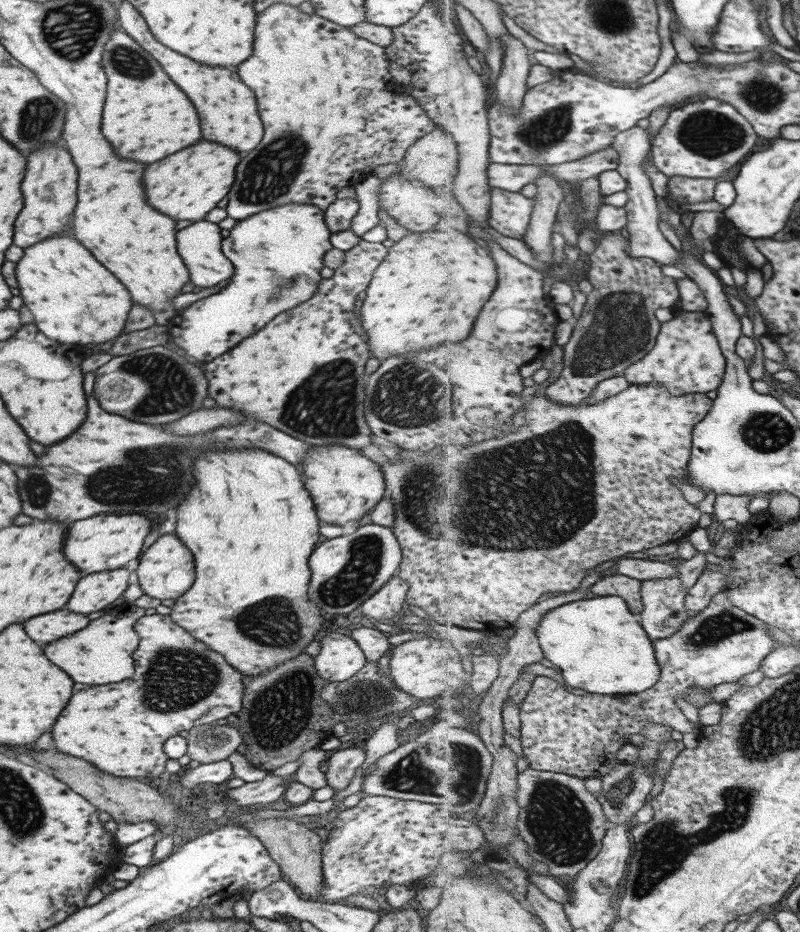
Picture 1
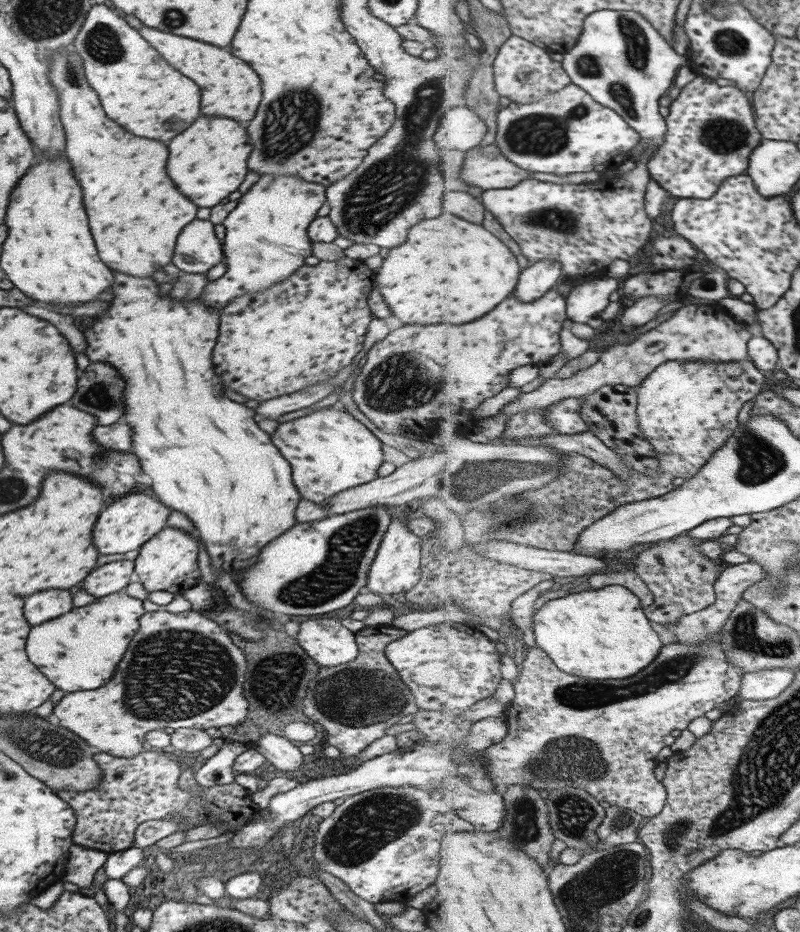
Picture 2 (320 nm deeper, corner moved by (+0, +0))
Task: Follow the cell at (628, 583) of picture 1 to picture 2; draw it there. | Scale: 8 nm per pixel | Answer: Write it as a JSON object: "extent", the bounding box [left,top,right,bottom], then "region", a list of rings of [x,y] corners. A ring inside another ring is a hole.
{"extent":[591,568,654,609],"region":[[[634,568],[623,569],[622,571],[607,571],[603,574],[593,575],[593,578],[591,578],[593,589],[602,589],[611,585],[625,586],[634,591],[642,599],[642,605],[646,609],[654,604],[654,592]]]}

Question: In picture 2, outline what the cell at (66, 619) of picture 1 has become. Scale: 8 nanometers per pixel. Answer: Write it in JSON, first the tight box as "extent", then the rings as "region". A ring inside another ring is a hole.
{"extent":[23,590,73,624],"region":[[[41,590],[25,598],[23,616],[29,624],[41,624],[73,608],[67,590]]]}

